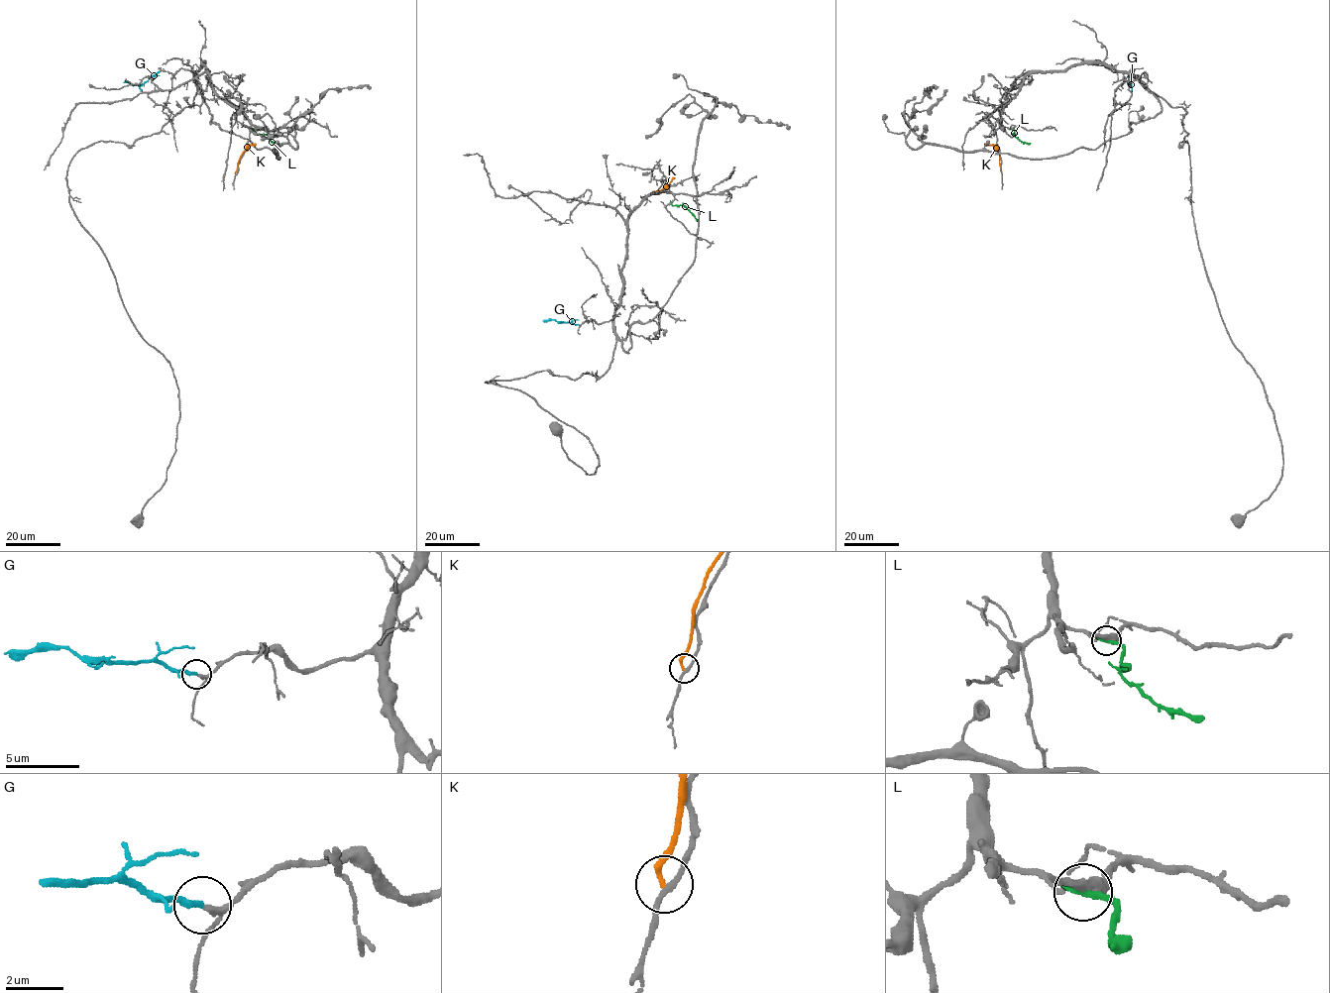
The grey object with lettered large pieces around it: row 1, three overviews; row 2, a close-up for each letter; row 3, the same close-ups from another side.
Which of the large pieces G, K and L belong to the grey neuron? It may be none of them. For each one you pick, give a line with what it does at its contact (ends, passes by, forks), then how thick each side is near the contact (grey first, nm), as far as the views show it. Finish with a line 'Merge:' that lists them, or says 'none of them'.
G: it ends there; 170 nm thick on the grey side, 240 nm on the other
Merge: G

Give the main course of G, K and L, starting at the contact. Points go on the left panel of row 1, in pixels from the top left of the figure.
G: (159, 71), (139, 85), (123, 82)
K: (236, 174), (241, 154), (248, 146), (256, 144)
L: (252, 129), (278, 143)

